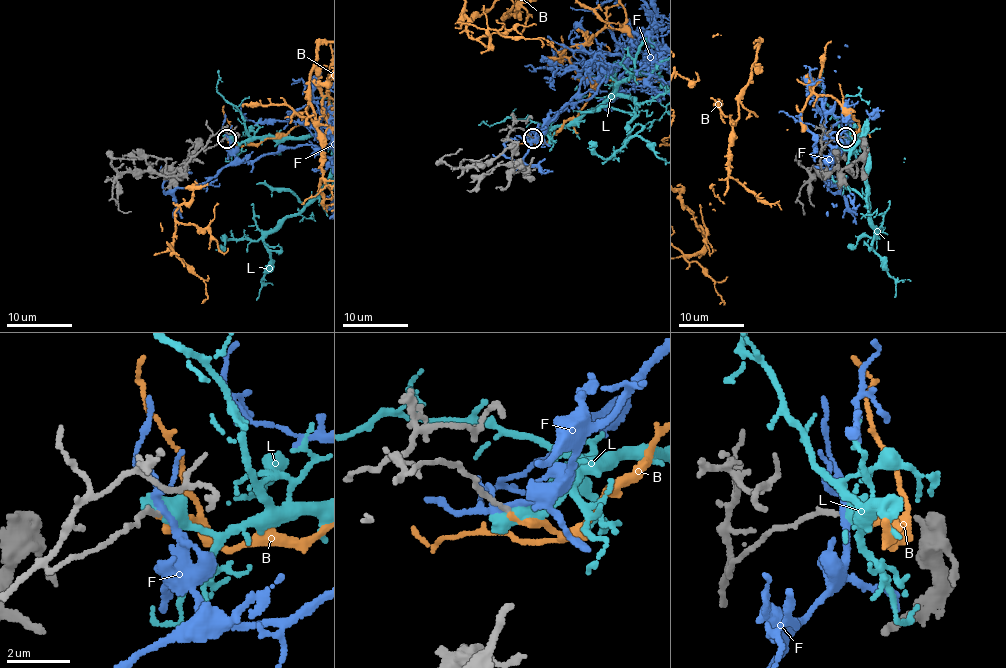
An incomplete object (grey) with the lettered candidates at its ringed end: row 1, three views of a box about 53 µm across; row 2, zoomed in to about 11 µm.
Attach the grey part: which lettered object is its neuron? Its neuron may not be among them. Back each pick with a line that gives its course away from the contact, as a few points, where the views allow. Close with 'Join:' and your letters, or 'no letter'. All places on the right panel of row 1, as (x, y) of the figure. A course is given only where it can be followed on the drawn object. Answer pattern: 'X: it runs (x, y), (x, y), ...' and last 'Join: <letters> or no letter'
Join: B

